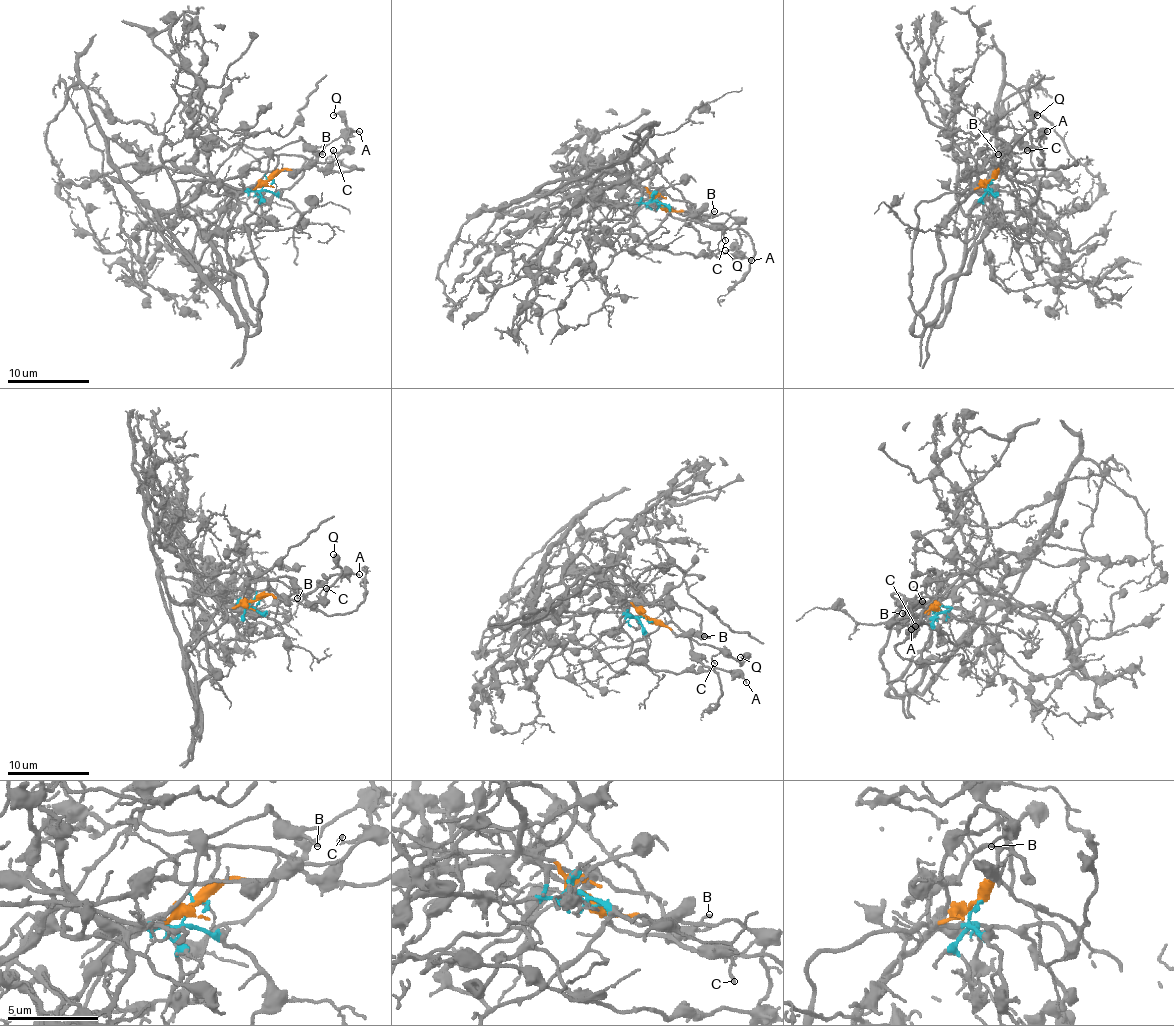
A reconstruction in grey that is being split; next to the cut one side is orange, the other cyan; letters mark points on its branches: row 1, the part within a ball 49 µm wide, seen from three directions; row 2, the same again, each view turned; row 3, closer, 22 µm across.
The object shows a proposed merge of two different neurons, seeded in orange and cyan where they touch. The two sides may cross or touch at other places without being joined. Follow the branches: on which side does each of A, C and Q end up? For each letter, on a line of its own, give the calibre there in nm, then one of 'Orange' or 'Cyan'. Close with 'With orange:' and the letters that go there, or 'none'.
A: Thickness 170 nm. Cyan
C: Thickness 130 nm. Orange
Q: Thickness 190 nm. Orange
With orange: C, Q

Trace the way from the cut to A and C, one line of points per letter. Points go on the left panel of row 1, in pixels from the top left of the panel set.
A: (267, 180), (259, 191), (239, 191), (253, 189), (265, 197), (288, 189), (335, 140), (359, 131)
C: (267, 178), (273, 178), (282, 170), (302, 170), (316, 162), (337, 158), (343, 152), (333, 150)

